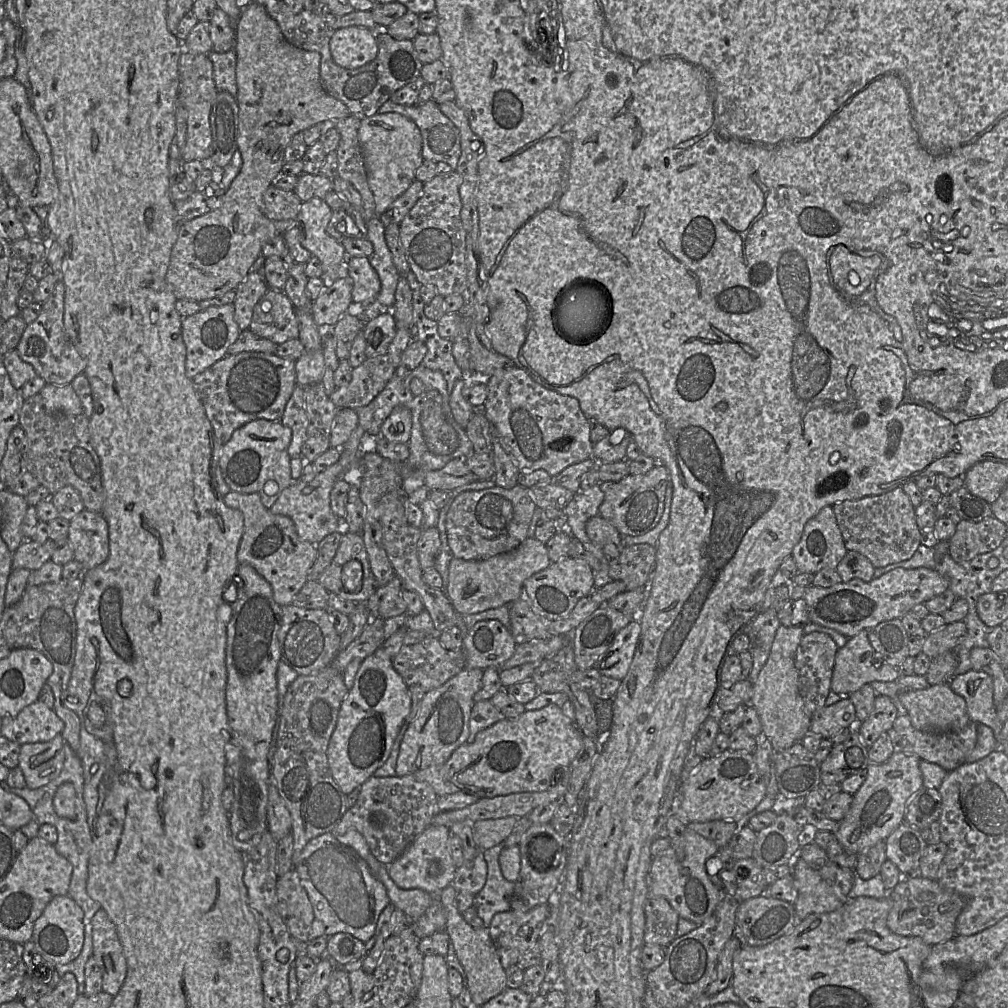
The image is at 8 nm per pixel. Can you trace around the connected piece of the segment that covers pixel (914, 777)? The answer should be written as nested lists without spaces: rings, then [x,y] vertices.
[[[902,751],[894,752],[885,763],[868,765],[867,777],[853,795],[850,809],[835,832],[845,851],[858,855],[865,848],[885,841],[904,822],[909,802],[923,787],[920,760],[917,755]]]

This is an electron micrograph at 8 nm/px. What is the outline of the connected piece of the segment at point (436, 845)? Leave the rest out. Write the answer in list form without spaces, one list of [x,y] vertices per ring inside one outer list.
[[[429,825],[393,863],[388,865],[388,873],[393,882],[401,889],[421,889],[434,897],[452,885],[457,867],[450,854],[450,836],[450,828]]]

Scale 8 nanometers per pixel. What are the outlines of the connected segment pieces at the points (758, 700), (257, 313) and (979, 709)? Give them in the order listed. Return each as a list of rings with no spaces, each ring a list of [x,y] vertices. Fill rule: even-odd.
[[[780,625],[767,662],[753,684],[750,706],[756,709],[762,725],[762,735],[771,742],[775,752],[789,749],[810,733],[812,717],[800,694],[799,676],[795,667],[795,654],[804,635],[806,634],[801,625],[794,627]]]
[[[271,290],[254,306],[249,330],[276,344],[298,339],[296,310],[283,290]]]
[[[971,669],[963,674],[953,676],[949,685],[956,694],[962,696],[965,699],[970,720],[973,722],[985,724],[993,730],[999,748],[1000,733],[1004,723],[999,720],[996,713],[997,708],[993,699],[994,686],[991,676],[983,671],[976,671]]]

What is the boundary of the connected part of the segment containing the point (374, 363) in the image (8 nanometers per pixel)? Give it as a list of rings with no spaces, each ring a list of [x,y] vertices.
[[[388,354],[367,358],[353,369],[351,381],[346,386],[338,387],[329,397],[338,409],[357,410],[372,402],[395,372]]]

